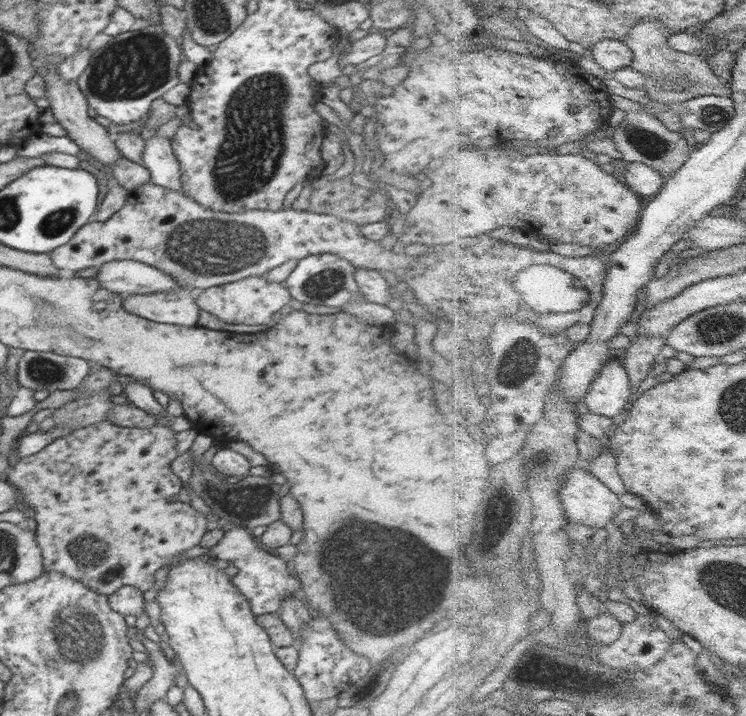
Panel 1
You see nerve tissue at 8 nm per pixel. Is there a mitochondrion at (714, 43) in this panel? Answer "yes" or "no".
no

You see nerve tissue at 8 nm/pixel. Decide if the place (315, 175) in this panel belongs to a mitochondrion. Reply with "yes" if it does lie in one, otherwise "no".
no

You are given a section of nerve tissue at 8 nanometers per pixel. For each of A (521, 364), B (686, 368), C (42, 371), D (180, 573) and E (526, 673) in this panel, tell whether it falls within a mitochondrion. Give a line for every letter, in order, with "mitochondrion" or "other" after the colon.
A: mitochondrion
B: other
C: mitochondrion
D: other
E: other

